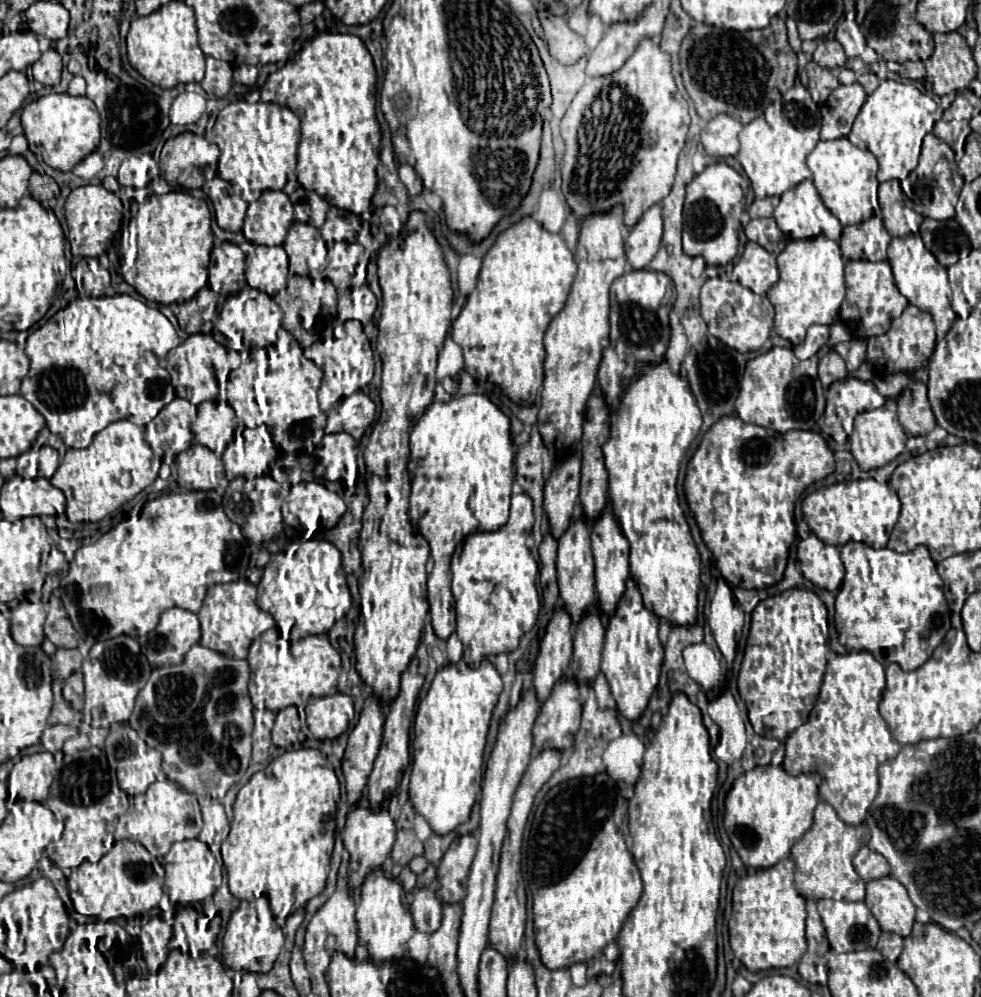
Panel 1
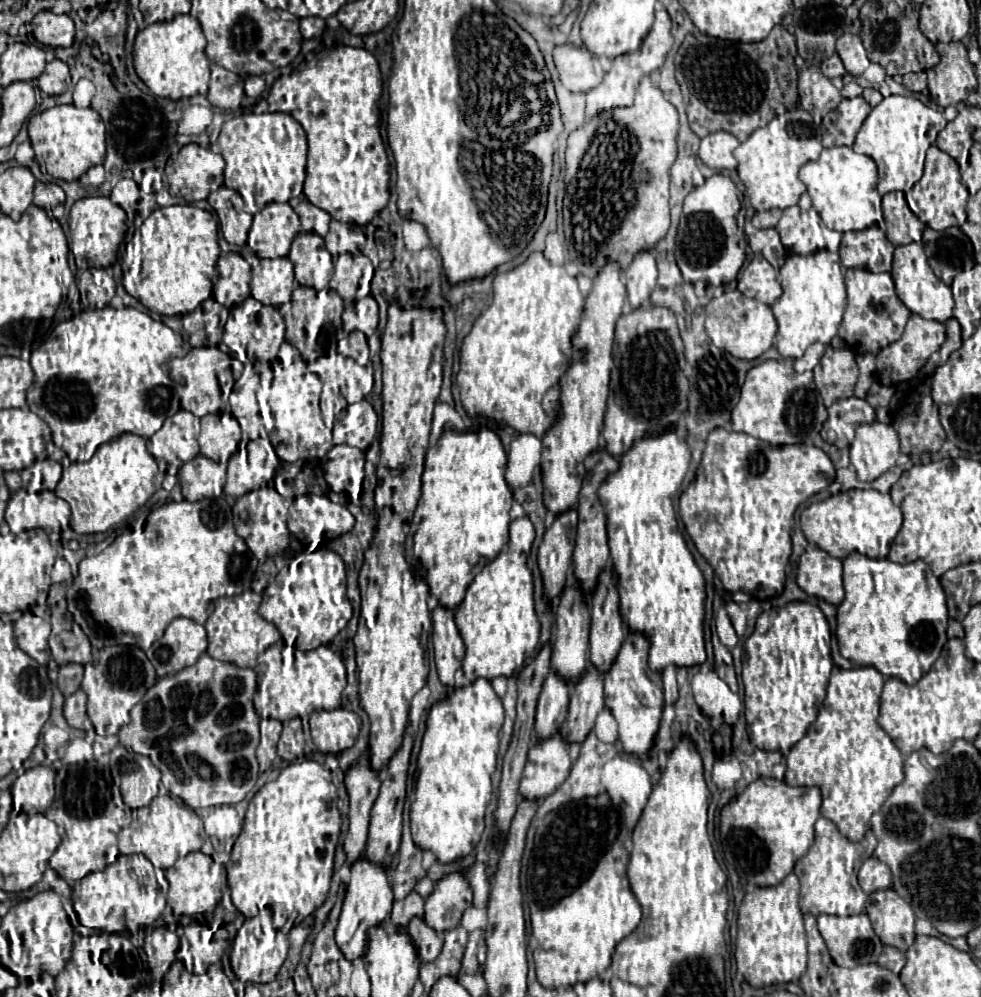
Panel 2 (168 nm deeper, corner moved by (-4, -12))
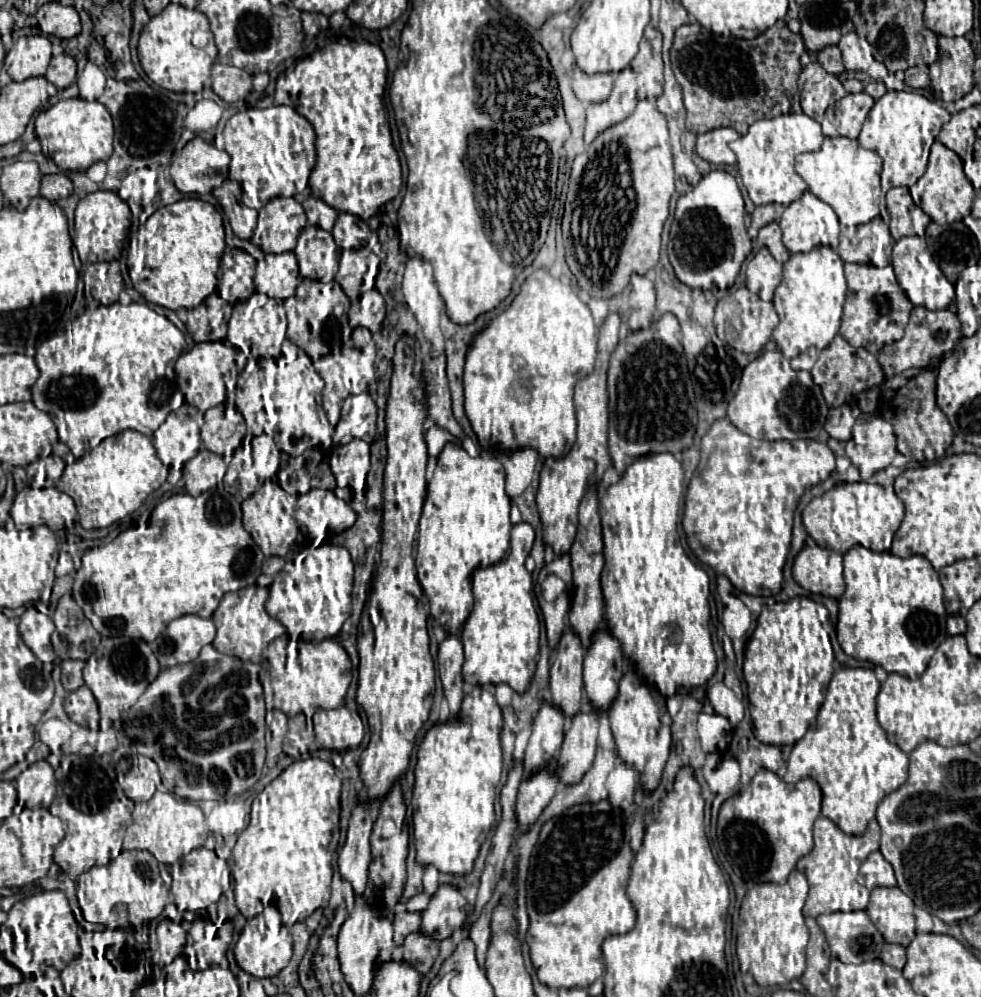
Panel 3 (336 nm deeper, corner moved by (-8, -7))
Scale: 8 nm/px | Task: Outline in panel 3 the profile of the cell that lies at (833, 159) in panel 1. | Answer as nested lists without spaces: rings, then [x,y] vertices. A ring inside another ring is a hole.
[[[844,136],[824,138],[818,152],[796,156],[796,172],[804,178],[814,196],[834,208],[842,226],[858,226],[870,222],[874,216],[880,216],[885,223],[889,223],[885,193],[880,190],[882,158],[876,152],[864,150],[854,140]]]

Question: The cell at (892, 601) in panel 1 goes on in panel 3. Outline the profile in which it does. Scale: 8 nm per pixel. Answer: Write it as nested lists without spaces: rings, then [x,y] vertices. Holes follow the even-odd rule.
[[[854,546],[844,554],[846,592],[838,606],[838,642],[842,650],[862,662],[882,666],[916,680],[926,670],[934,650],[946,638],[944,590],[938,572],[924,556],[898,558]]]

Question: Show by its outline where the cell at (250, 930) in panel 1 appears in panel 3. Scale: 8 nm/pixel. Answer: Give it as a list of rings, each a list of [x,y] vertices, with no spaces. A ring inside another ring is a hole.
[[[268,907],[267,917],[268,920],[262,913],[252,920],[248,920],[246,928],[242,930],[242,934],[236,942],[236,948],[234,948],[238,966],[256,978],[276,976],[284,966],[288,966],[288,962],[292,958],[292,936],[288,932],[288,928],[282,924],[277,908]]]

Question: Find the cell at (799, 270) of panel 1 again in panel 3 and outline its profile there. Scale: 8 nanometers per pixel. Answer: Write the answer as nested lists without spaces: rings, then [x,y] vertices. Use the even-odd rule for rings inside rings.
[[[816,246],[804,254],[790,254],[784,264],[782,284],[776,288],[772,300],[780,318],[772,338],[786,358],[794,358],[810,346],[824,350],[832,338],[836,338],[846,298],[846,278],[842,266],[844,262],[838,252],[828,246]]]

